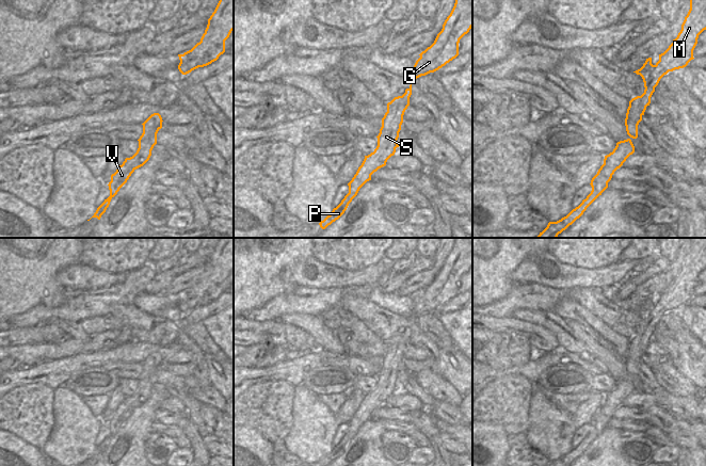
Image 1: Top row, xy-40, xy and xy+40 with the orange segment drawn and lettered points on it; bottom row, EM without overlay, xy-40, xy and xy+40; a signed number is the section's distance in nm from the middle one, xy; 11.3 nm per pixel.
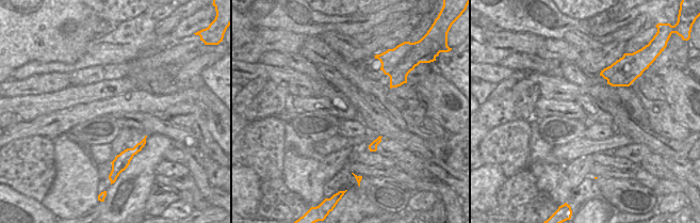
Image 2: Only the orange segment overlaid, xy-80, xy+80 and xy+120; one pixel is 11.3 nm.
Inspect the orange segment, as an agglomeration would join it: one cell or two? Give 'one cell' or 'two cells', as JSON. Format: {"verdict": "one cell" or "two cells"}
{"verdict": "two cells"}

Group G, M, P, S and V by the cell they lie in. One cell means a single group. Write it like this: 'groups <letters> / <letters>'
groups G M / P S V

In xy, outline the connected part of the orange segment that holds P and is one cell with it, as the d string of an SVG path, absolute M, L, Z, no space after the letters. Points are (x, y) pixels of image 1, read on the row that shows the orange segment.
M412 84L405 90L402 96L395 97L387 103L387 112L382 118L382 127L378 138L378 146L373 152L365 156L362 165L358 167L352 180L348 183L349 193L341 203L333 209L332 213L319 223L325 229L333 222L338 220L347 210L349 204L357 195L359 189L369 180L371 175L379 168L386 165L387 160L395 155L399 147L397 140L403 123L403 115L410 106L412 95Z

